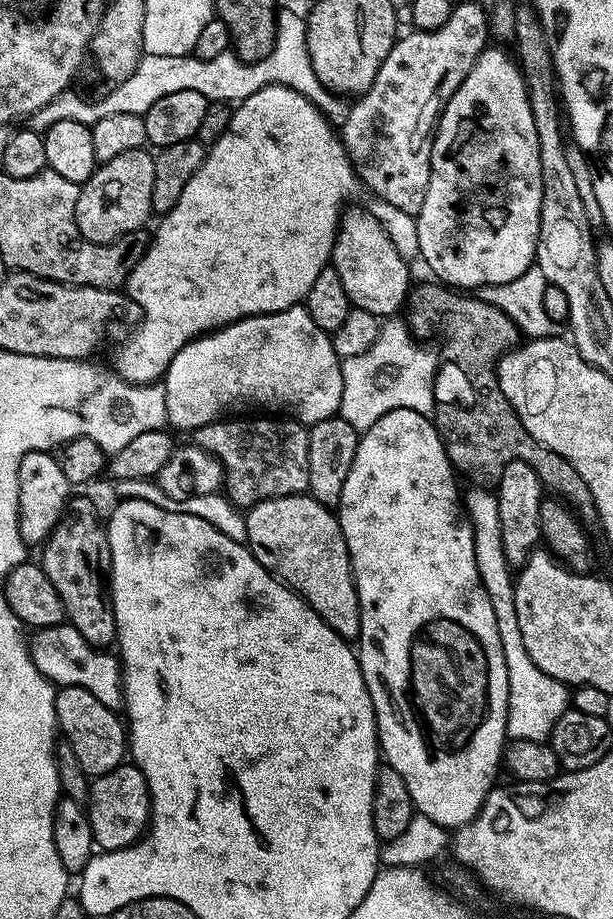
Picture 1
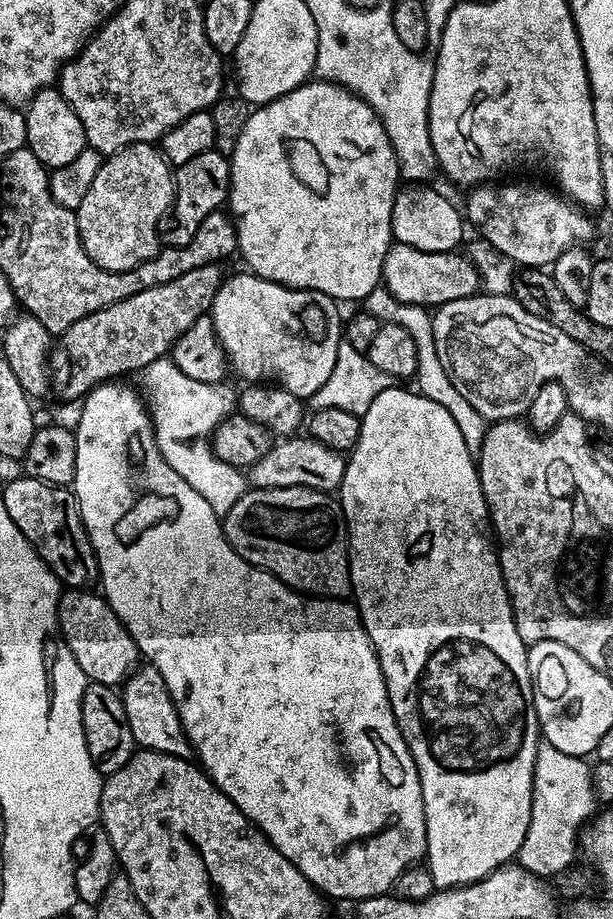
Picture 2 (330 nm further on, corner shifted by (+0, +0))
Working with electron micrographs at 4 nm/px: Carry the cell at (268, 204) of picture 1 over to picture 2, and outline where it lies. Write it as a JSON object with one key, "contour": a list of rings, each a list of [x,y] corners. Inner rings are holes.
{"contour":[[[323,78],[305,82],[299,88],[268,104],[249,111],[248,121],[242,130],[242,138],[238,138],[238,146],[230,157],[232,166],[232,188],[228,191],[226,201],[230,215],[236,222],[236,243],[239,255],[249,264],[251,271],[264,280],[273,280],[285,284],[287,288],[308,288],[312,292],[321,292],[337,302],[356,300],[362,302],[375,288],[381,287],[384,274],[384,259],[394,243],[391,226],[392,203],[402,184],[400,161],[396,159],[396,151],[392,148],[392,140],[386,134],[382,122],[376,117],[365,100],[347,88],[340,87]]]}

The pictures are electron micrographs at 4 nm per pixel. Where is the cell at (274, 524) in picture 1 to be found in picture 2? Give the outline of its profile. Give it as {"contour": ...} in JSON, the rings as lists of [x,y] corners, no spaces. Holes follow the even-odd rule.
{"contour":[[[290,486],[289,488],[252,488],[245,491],[238,502],[230,511],[222,517],[222,527],[224,536],[230,542],[230,546],[237,552],[247,564],[254,568],[260,568],[264,572],[269,572],[271,576],[277,576],[287,588],[295,588],[301,594],[307,594],[312,598],[348,598],[353,595],[352,575],[348,565],[348,523],[344,520],[344,511],[340,508],[339,499],[335,495],[327,492],[319,492],[313,488],[303,488],[302,486]]]}

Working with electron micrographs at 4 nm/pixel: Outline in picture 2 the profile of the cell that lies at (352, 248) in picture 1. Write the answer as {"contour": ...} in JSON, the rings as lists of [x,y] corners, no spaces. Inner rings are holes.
{"contour":[[[393,243],[384,259],[383,287],[394,294],[404,304],[439,306],[454,302],[458,298],[475,296],[481,291],[480,271],[473,266],[467,255],[459,256],[459,251],[430,253],[415,249],[414,246]]]}

